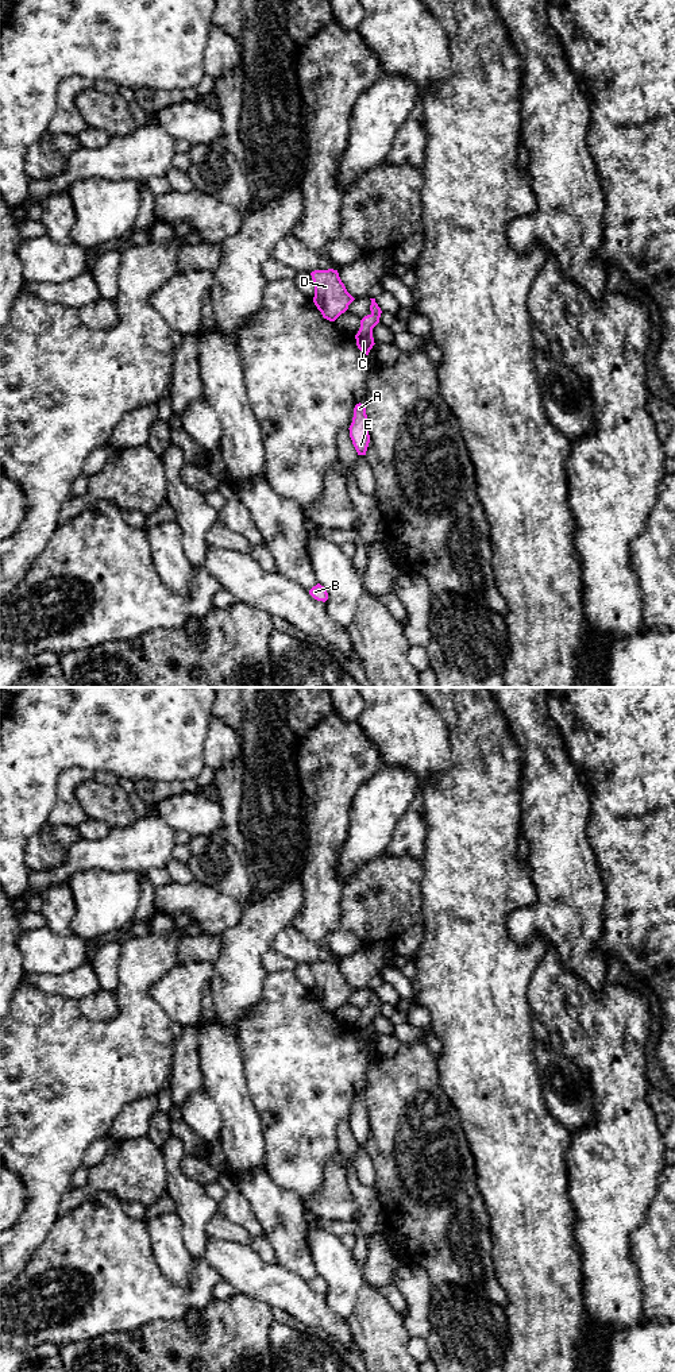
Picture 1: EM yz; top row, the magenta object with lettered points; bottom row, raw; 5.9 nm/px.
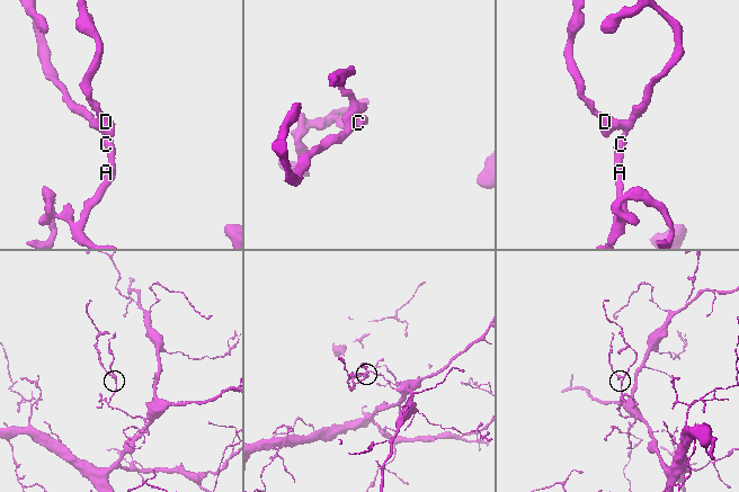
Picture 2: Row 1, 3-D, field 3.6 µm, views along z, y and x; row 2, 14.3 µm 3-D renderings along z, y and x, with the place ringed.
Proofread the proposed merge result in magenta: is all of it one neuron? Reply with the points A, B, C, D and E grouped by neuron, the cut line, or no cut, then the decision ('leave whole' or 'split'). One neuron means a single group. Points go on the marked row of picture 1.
A B C D E | no cut | leave whole

